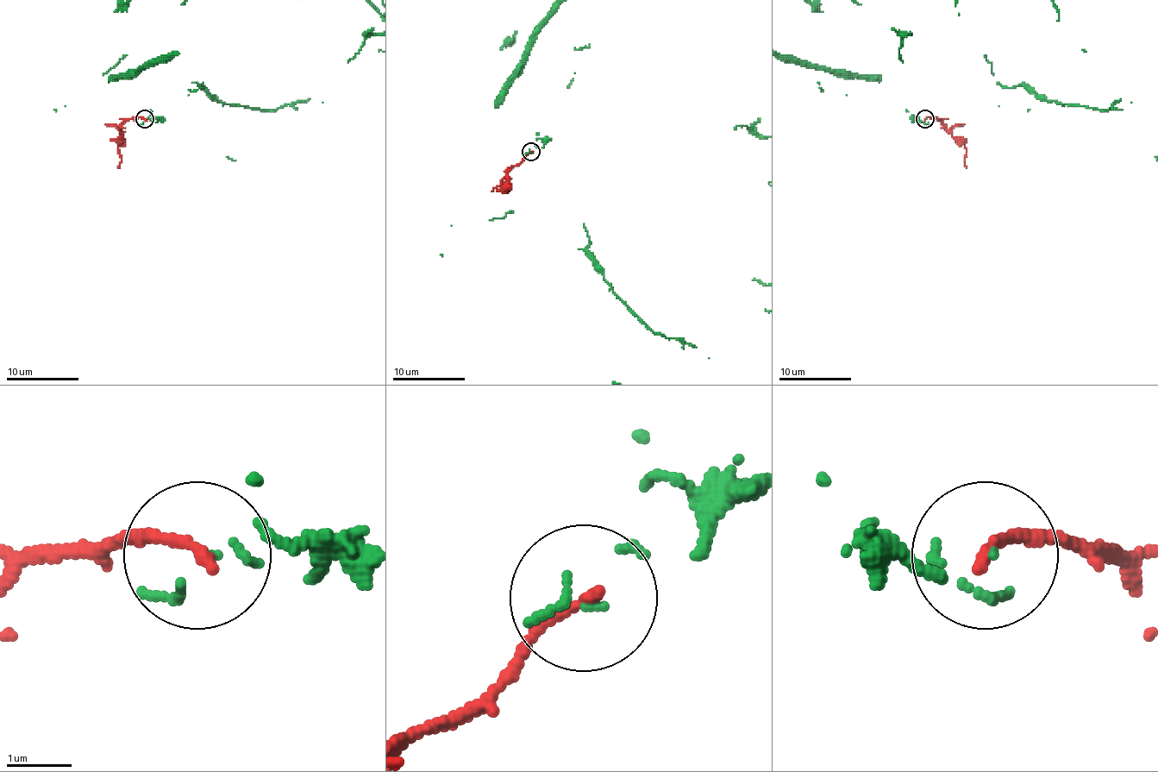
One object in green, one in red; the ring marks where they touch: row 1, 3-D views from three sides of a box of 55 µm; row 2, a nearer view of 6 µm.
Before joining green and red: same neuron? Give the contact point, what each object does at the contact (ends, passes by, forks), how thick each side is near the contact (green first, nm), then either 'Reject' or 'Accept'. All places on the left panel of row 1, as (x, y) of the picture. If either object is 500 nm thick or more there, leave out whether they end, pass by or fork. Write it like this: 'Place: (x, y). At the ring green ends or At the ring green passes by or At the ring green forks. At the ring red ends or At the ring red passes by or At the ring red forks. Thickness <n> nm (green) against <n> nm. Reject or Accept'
Place: (144, 119). At the ring green ends. At the ring red ends. Thickness 70 nm (green) against 170 nm. Reject

